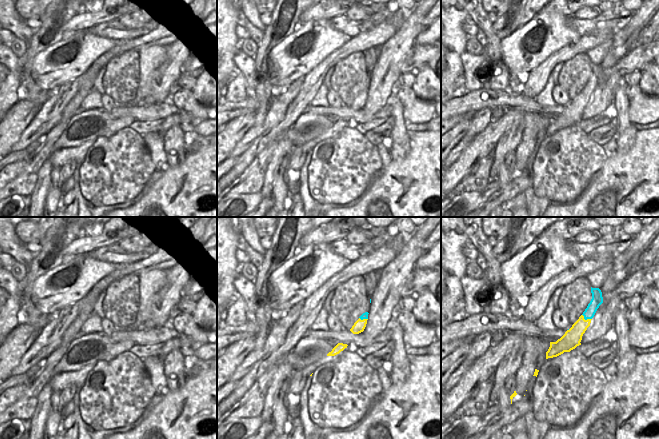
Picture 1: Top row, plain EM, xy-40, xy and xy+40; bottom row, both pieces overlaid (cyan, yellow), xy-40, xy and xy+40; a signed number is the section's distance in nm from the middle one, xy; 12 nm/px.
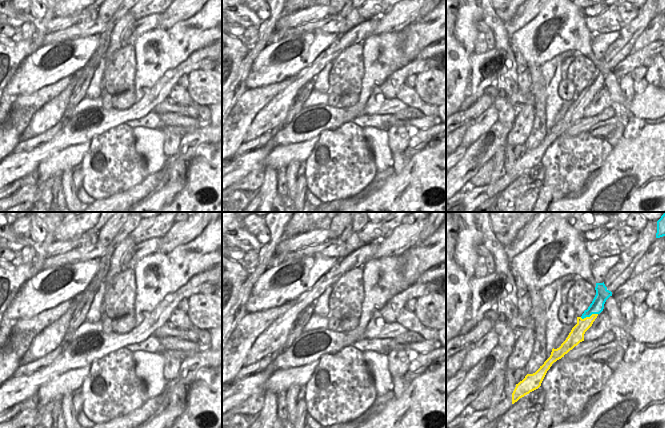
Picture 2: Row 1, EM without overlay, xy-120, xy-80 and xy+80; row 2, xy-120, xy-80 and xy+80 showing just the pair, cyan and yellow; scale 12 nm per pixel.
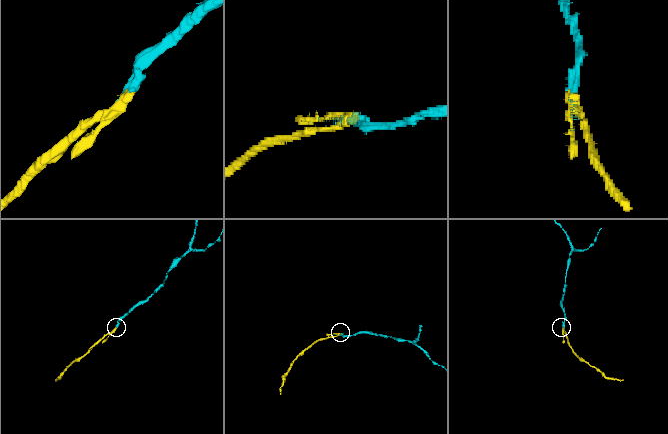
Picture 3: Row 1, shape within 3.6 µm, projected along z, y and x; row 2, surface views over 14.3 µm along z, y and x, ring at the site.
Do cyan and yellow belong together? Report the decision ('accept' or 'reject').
reject

